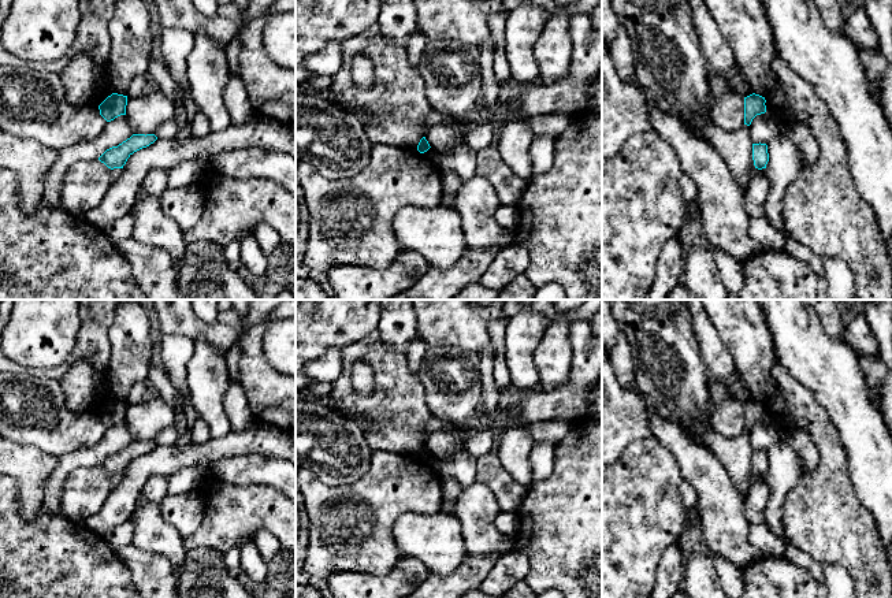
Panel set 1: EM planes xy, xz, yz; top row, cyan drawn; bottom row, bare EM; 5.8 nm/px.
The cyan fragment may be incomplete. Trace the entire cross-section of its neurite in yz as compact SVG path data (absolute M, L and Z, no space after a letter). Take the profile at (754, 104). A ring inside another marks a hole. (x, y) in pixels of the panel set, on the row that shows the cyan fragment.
M755 93L744 97L744 125L750 126L757 115L766 112L765 103L765 97Z

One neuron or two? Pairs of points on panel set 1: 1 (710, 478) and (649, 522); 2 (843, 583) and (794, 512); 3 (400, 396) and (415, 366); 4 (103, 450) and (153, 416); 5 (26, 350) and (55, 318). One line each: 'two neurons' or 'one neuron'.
1: two neurons
2: two neurons
3: two neurons
4: two neurons
5: one neuron

